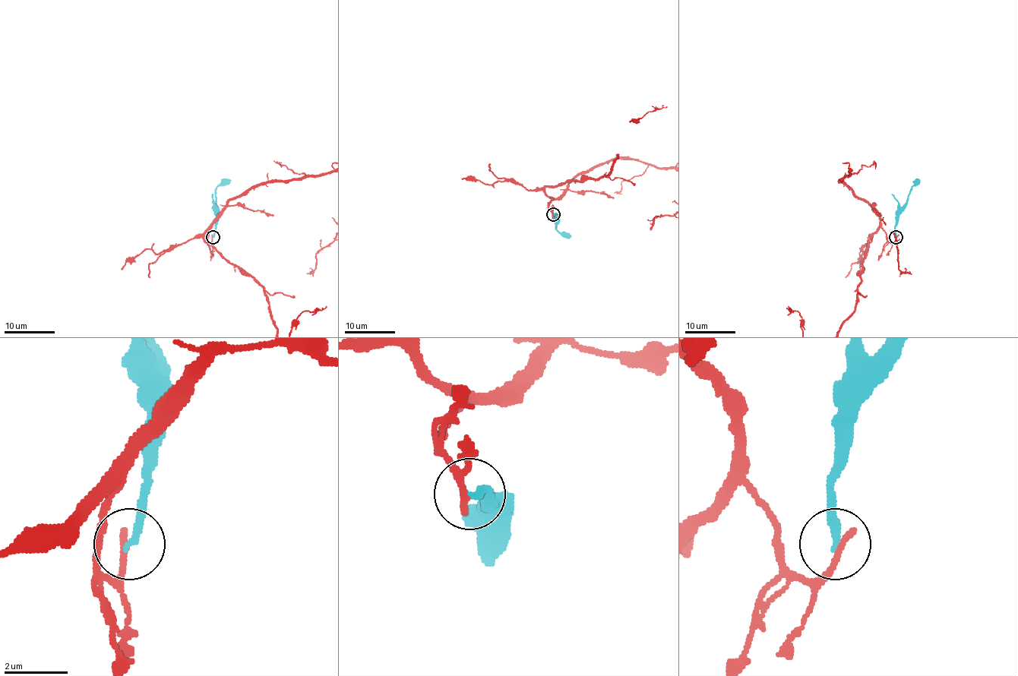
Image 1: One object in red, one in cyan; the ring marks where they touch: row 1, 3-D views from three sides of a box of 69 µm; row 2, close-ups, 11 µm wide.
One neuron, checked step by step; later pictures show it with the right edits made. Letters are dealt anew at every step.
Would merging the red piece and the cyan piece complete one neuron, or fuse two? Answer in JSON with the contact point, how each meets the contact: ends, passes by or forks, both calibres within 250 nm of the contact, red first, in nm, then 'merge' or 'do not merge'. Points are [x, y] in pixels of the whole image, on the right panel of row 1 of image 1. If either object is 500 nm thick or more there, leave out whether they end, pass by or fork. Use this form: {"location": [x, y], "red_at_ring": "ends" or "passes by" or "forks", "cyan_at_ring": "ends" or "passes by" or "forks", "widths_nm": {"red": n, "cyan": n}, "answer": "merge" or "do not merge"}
{"location": [896, 237], "red_at_ring": "ends", "cyan_at_ring": "ends", "widths_nm": {"red": 240, "cyan": 240}, "answer": "do not merge"}

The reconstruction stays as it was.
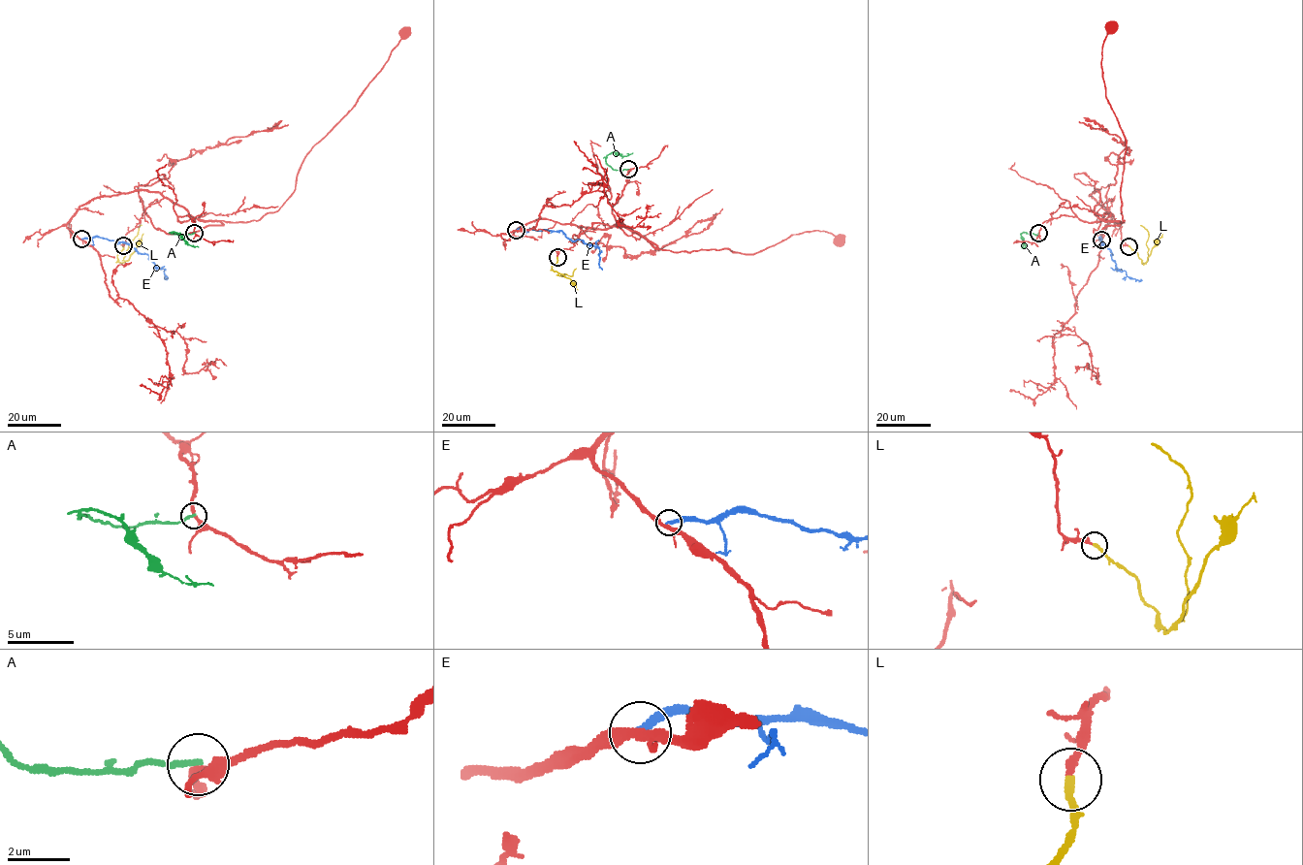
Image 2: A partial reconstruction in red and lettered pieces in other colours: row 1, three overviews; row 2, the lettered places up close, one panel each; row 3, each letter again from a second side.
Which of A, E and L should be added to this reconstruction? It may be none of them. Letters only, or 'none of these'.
L

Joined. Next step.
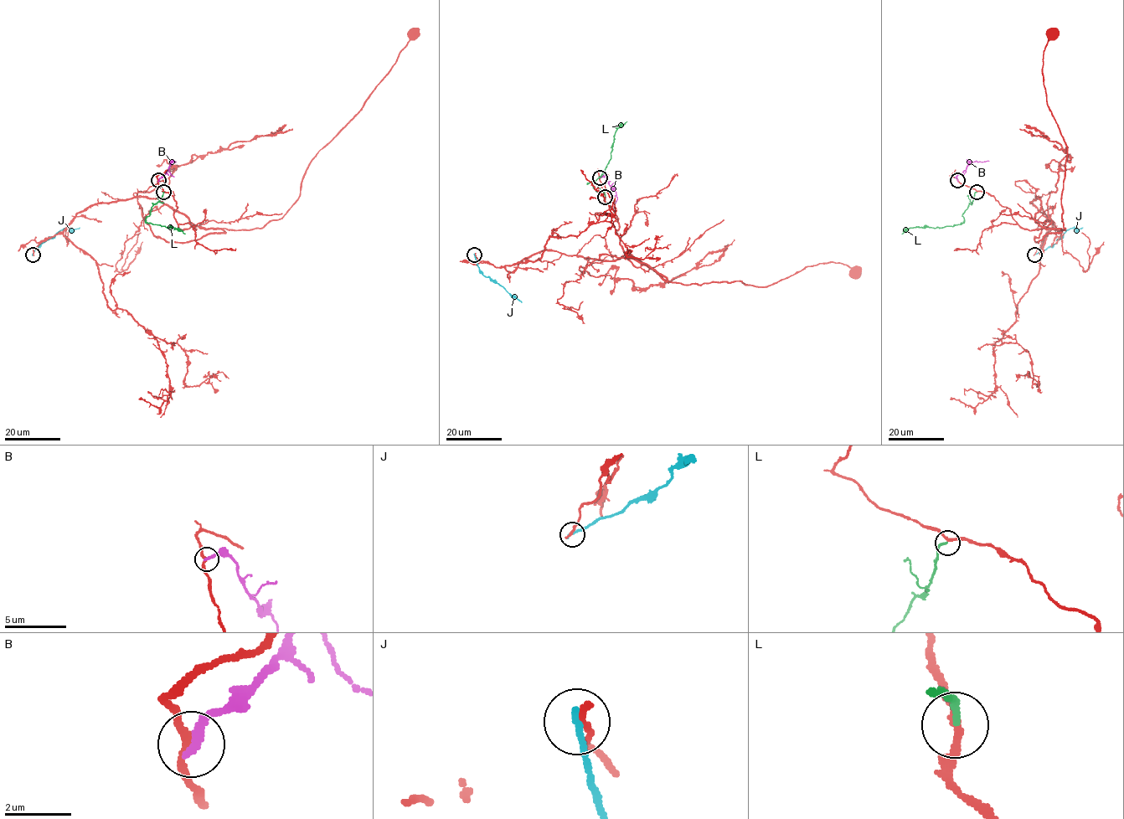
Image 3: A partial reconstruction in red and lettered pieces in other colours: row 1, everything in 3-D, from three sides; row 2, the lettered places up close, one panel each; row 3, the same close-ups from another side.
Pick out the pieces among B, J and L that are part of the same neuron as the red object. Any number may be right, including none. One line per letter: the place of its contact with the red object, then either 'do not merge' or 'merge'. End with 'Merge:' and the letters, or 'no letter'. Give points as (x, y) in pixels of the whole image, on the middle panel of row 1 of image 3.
B: meets red at (600, 177); do not merge
J: meets red at (474, 254); do not merge
L: meets red at (605, 197); merge
Merge: L

